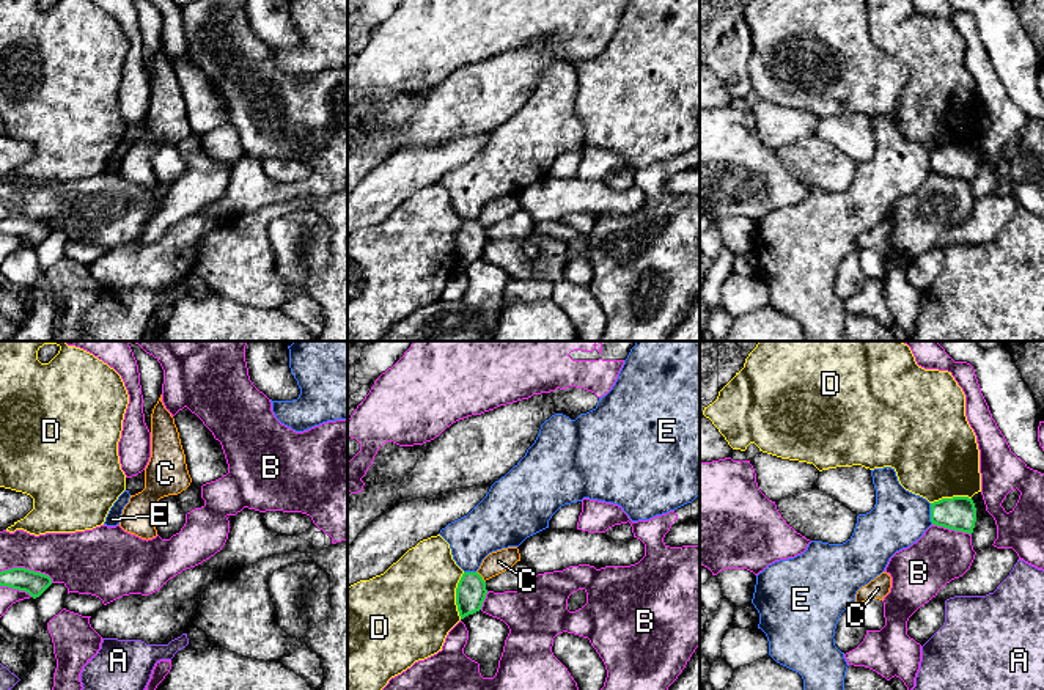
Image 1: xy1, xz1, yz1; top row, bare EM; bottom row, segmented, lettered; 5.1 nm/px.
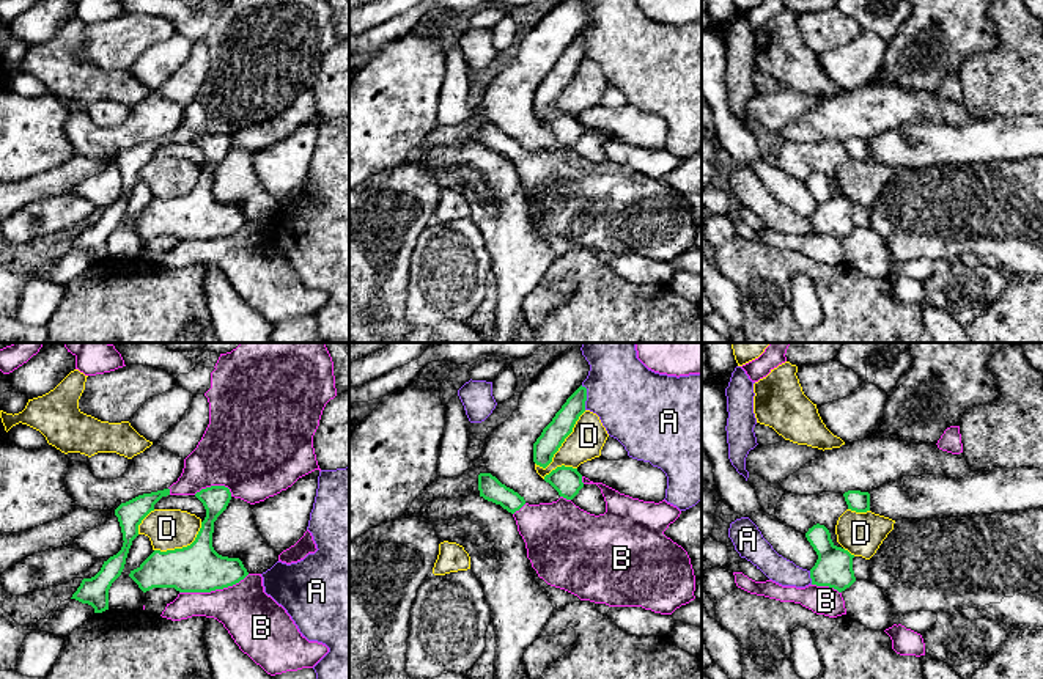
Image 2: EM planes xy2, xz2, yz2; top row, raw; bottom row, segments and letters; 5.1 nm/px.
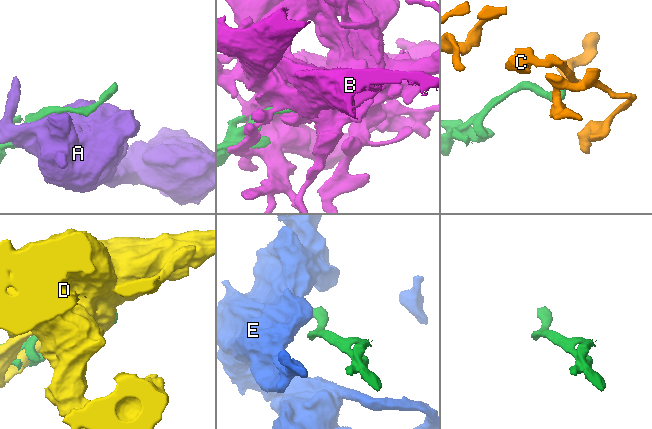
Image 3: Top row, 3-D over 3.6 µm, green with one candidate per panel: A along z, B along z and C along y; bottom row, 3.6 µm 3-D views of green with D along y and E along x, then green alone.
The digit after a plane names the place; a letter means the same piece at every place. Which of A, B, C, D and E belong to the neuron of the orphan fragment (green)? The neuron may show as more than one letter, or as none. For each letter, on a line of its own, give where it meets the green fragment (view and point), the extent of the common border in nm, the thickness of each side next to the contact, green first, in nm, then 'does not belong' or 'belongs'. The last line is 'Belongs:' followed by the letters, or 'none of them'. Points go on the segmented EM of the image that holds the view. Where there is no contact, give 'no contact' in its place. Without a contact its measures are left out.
A: xz2 (585, 396) | 130 nm | 120/380 nm | does not belong
B: xy2 (214, 590) | 380 nm | 260/280 nm | belongs
C: xz1 (481, 577) | 80 nm | 160/120 nm | does not belong
D: xz2 (562, 442) | 380 nm | 120/180 nm | does not belong
E: yz1 (931, 514) | 110 nm | 170/280 nm | does not belong
Belongs: B

